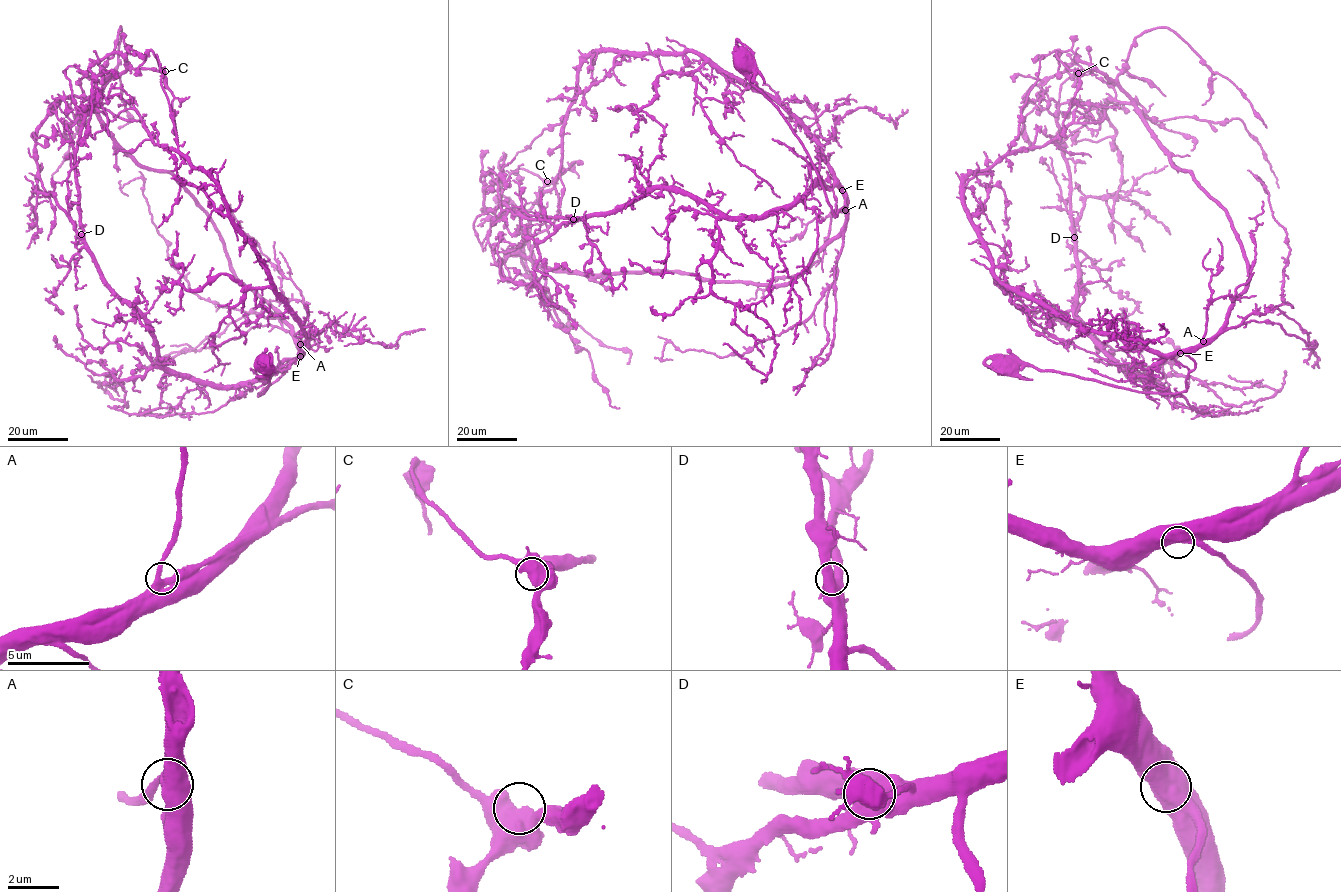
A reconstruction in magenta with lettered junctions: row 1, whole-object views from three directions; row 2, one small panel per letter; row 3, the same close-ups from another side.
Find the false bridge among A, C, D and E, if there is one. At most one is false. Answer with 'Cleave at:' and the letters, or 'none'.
Cleave at: none

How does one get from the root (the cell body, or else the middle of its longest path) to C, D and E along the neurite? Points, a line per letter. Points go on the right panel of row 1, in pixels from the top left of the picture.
C: (1002, 368), (1181, 392), (1186, 354), (1248, 277), (1226, 211), (1172, 167), (1115, 82), (1078, 73)
D: (1002, 368), (1186, 390), (1188, 355), (1164, 356), (1146, 385), (1080, 321), (1074, 237)
E: (1002, 368), (1016, 370), (1033, 366), (1140, 392), (1179, 393), (1186, 390), (1195, 366), (1180, 353)

